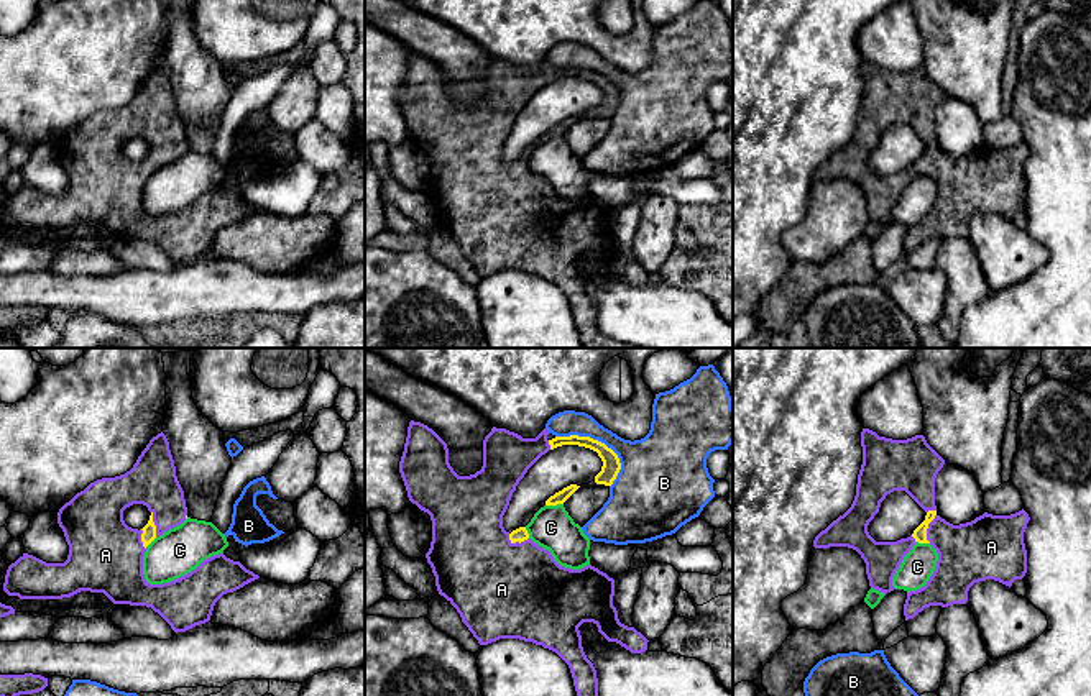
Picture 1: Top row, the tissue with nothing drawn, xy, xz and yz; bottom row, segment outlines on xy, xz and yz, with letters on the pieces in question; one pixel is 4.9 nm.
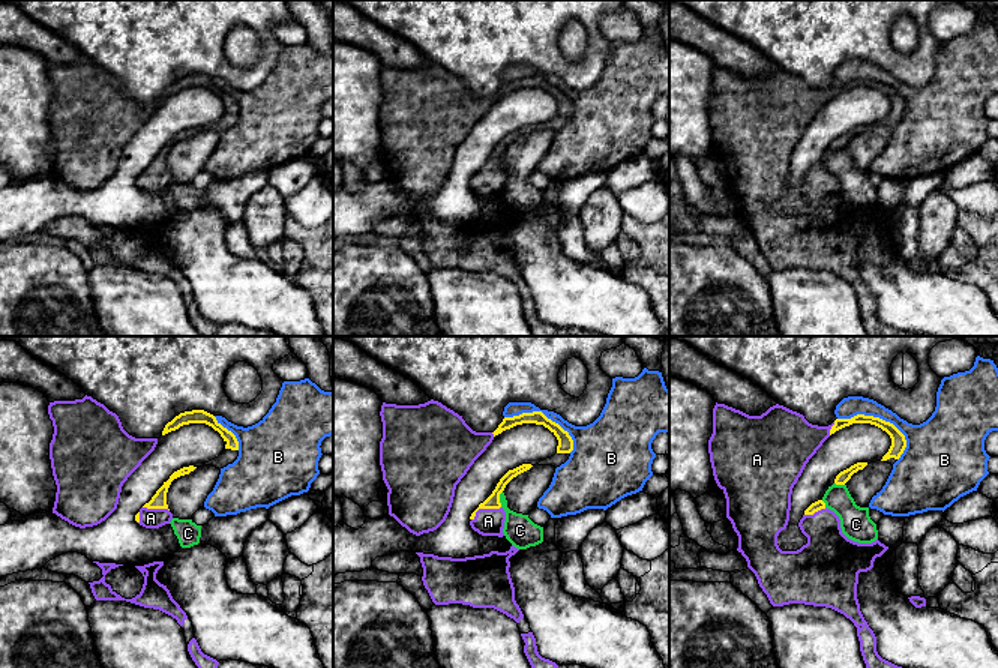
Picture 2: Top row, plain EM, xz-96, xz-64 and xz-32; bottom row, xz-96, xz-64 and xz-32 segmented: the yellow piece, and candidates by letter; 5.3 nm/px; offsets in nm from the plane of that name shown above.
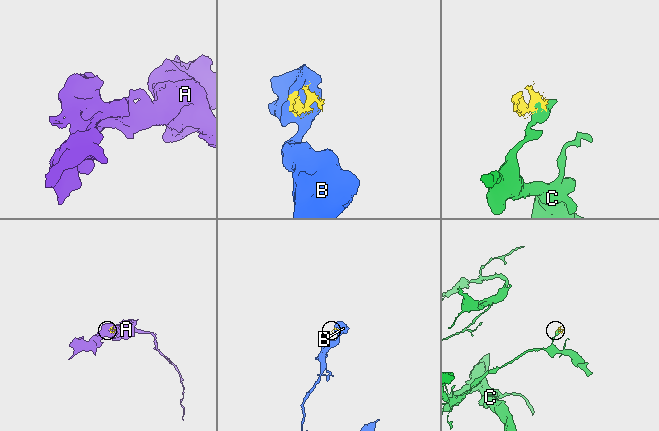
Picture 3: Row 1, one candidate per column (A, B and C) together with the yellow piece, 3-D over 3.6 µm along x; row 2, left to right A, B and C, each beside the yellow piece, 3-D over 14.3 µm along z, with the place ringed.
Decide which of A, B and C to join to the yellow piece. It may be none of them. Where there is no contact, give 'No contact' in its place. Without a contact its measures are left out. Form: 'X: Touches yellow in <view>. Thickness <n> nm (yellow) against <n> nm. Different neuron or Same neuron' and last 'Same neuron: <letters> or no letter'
A: Touches yellow in yz. Thickness 70 nm (yellow) against 300 nm. Same neuron
B: Touches yellow in xz. Thickness 90 nm (yellow) against 240 nm. Different neuron
C: Touches yellow in xz. Thickness 60 nm (yellow) against 200 nm. Different neuron
Same neuron: A

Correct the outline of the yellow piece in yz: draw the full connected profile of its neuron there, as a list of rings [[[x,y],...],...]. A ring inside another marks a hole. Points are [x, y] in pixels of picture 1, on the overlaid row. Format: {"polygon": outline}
{"polygon": [[[863,428],[861,446],[854,501],[815,537],[813,547],[856,550],[866,563],[869,586],[887,594],[895,589],[892,578],[912,547],[930,543],[938,553],[937,568],[923,588],[907,593],[905,620],[930,606],[966,604],[974,583],[994,579],[1010,588],[1025,576],[1024,532],[1030,517],[1024,509],[1010,515],[984,512],[953,525],[937,514],[935,506],[935,478],[945,460],[923,435],[892,440]],[[894,491],[905,491],[927,512],[925,520],[907,538],[876,542],[868,525]]]}

